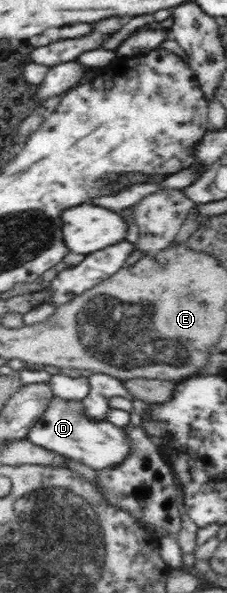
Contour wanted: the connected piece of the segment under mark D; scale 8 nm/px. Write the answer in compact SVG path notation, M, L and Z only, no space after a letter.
M52 397L46 411L30 427L26 439L56 454L79 461L92 469L112 469L130 455L130 442L122 428L101 419L88 419L81 401Z

